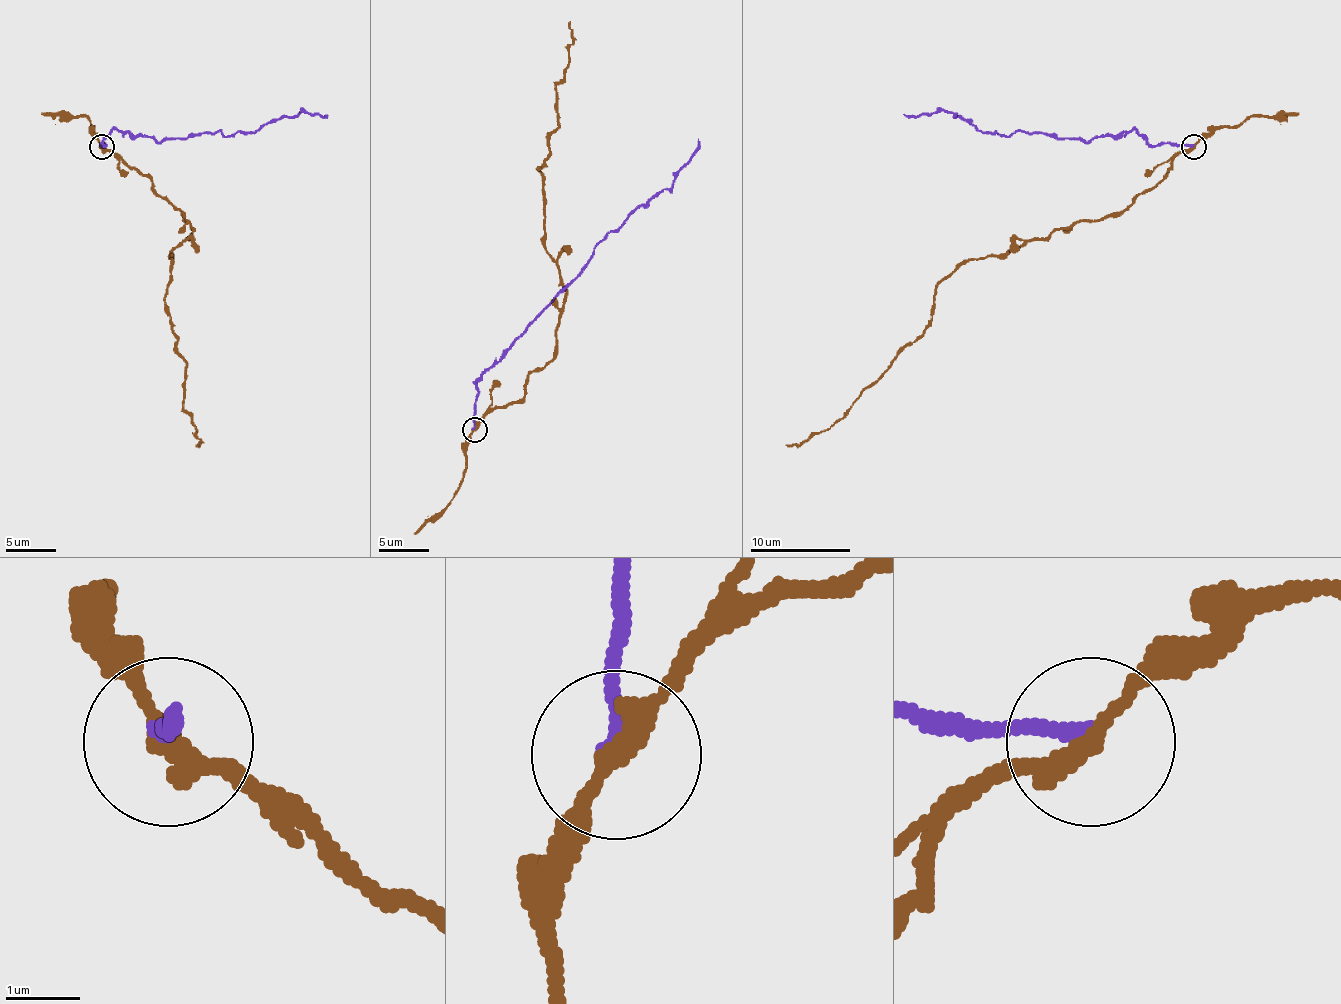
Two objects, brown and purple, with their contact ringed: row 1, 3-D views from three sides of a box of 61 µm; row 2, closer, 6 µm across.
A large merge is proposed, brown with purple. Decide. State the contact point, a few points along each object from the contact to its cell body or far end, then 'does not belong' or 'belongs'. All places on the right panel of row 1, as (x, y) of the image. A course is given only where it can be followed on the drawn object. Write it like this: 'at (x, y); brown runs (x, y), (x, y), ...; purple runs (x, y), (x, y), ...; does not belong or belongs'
at (1194, 147); brown runs (1194, 147), (1121, 213), (963, 261), (933, 298), (925, 331), (827, 429), (787, 447); purple runs (1192, 147), (1149, 142), (1136, 130), (1084, 142), (1016, 130), (980, 132), (938, 110), (902, 115); does not belong

